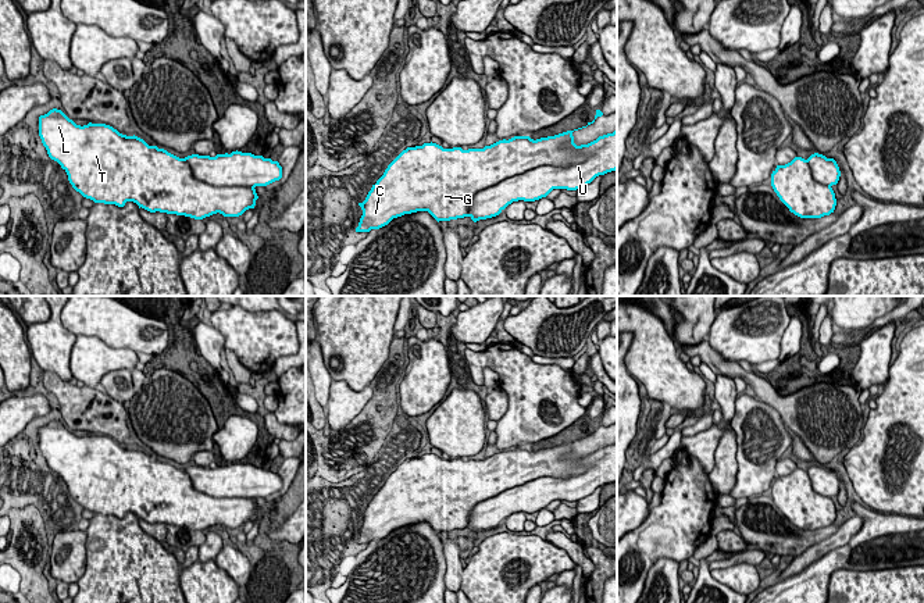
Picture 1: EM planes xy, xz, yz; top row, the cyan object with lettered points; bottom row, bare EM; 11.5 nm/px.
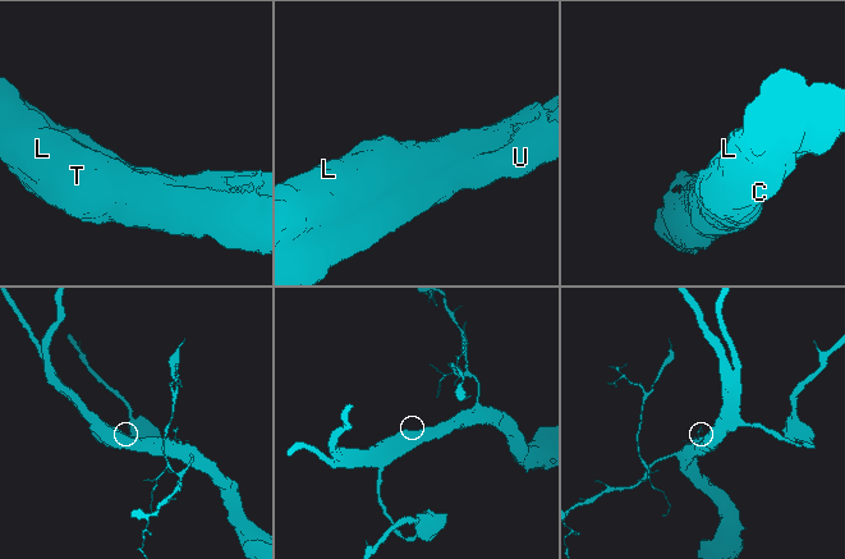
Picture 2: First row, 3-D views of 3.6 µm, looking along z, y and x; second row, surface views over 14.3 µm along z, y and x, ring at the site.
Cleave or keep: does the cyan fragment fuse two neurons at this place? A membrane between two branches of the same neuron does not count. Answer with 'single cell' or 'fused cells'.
single cell

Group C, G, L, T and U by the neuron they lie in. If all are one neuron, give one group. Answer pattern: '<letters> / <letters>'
C G L T U

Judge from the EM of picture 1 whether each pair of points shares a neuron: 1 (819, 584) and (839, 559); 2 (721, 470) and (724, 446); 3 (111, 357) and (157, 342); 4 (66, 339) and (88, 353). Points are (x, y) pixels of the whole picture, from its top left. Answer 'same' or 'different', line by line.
1: same
2: same
3: different
4: different

